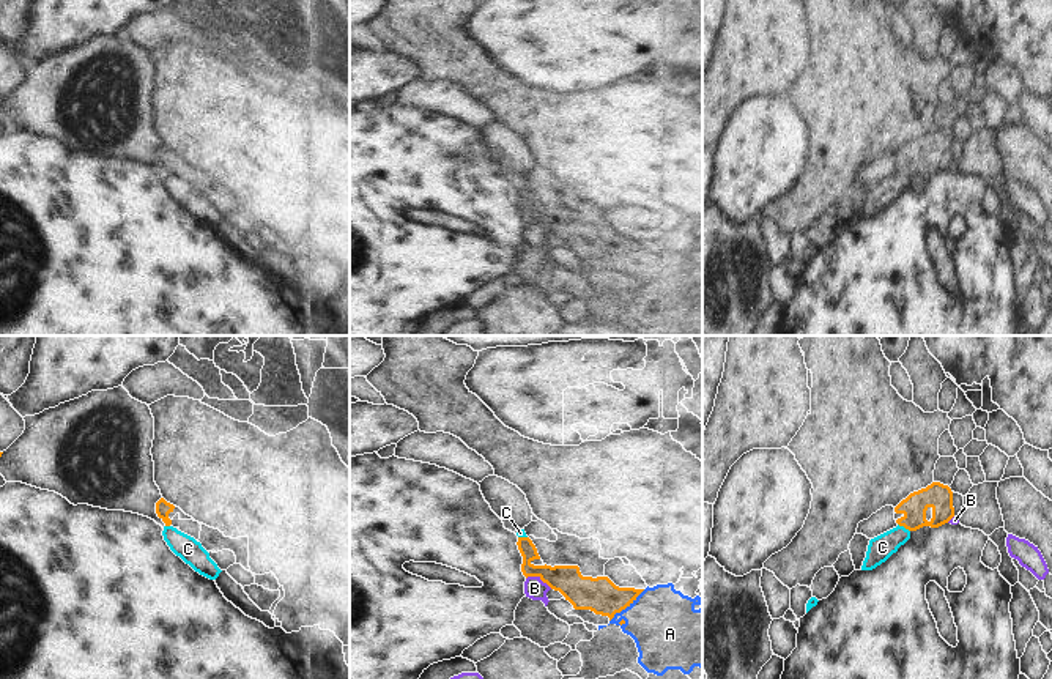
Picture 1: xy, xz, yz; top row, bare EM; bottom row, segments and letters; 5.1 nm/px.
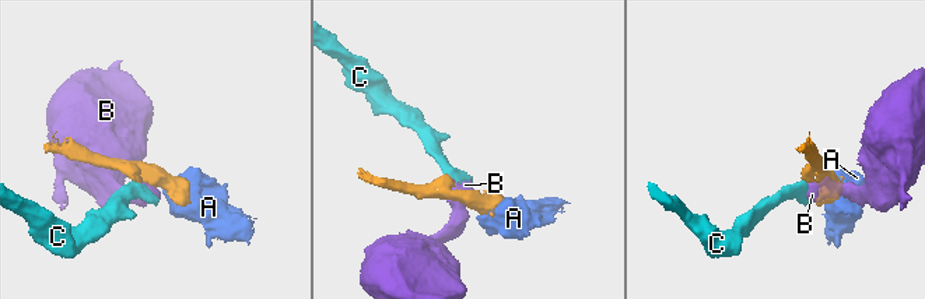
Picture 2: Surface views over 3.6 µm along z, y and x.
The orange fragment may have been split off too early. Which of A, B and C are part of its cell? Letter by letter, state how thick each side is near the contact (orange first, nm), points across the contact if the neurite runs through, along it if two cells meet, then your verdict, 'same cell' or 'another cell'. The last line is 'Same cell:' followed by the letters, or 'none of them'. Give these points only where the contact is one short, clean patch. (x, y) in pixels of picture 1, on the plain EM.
A: calibres 180 and 360 nm; way xz (600, 241), (626, 254), (654, 263), (668, 278); same cell
B: calibres 180 and 110 nm; border xz (526, 224), (539, 224), (551, 235); another cell
C: calibres 140 and 120 nm; border yz (898, 170), (909, 178); another cell
Same cell: A

